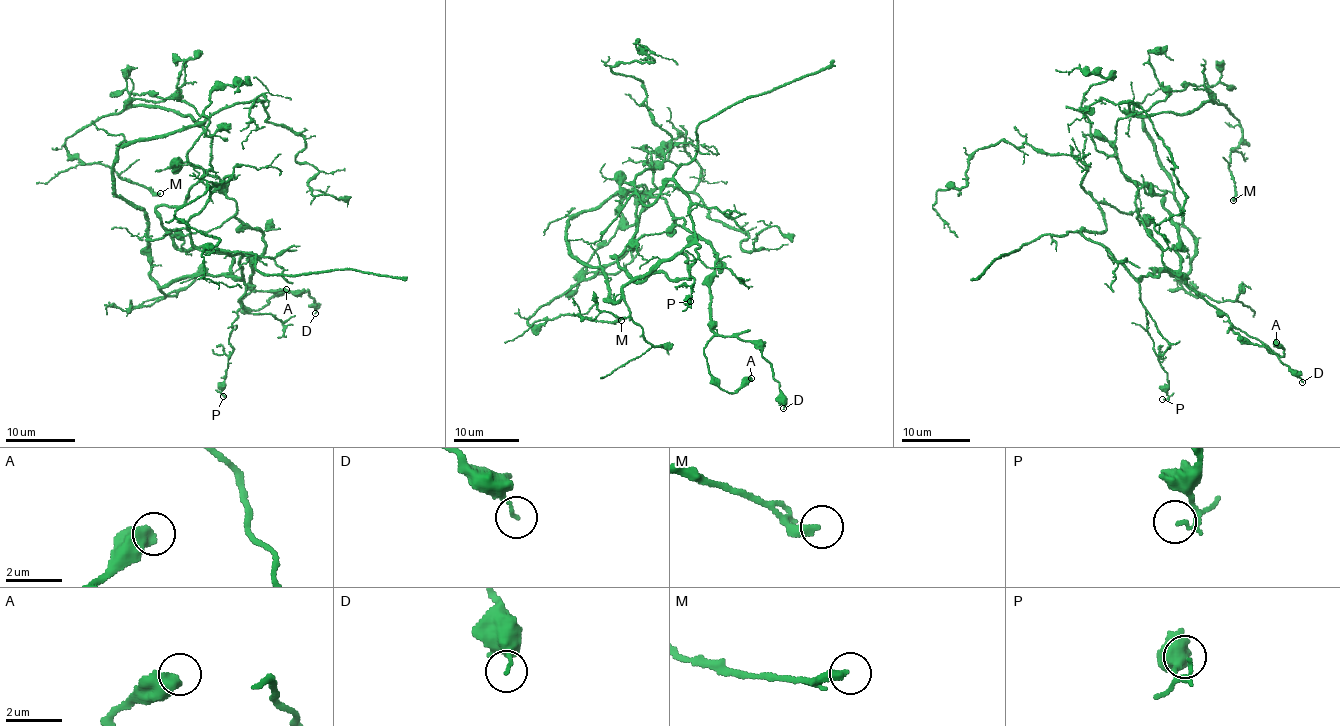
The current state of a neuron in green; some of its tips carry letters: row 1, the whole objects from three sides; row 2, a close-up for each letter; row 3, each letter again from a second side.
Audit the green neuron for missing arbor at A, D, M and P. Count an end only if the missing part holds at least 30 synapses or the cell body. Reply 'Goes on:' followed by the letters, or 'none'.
Goes on: none

